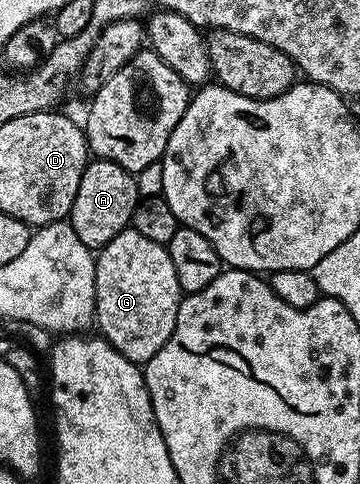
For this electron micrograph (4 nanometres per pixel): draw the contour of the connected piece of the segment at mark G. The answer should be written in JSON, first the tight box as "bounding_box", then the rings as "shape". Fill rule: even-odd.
{"bounding_box":[94,227,181,367],"shape":[[[128,227],[122,229],[108,245],[98,250],[95,258],[94,324],[97,326],[97,329],[99,325],[100,331],[98,330],[98,332],[101,334],[102,340],[109,342],[121,355],[125,355],[125,359],[129,359],[132,363],[140,367],[146,366],[147,361],[153,359],[153,355],[157,355],[157,351],[161,351],[161,347],[165,347],[165,343],[169,343],[169,335],[173,335],[173,327],[177,323],[177,311],[179,310],[180,300],[181,290],[177,283],[177,271],[173,271],[173,259],[169,255],[166,245],[153,243],[153,239],[145,239],[145,235],[141,235],[136,229]]]}

